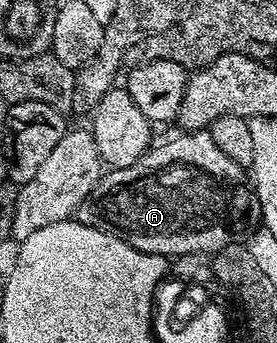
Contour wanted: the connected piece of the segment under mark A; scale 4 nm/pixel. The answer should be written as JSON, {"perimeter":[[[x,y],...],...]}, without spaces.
{"perimeter":[[[209,129],[182,132],[179,135],[179,138],[174,138],[163,146],[151,145],[146,154],[136,160],[136,164],[103,173],[89,198],[108,206],[104,218],[112,224],[118,224],[118,238],[142,254],[214,256],[227,246],[241,243],[241,238],[246,238],[248,232],[259,225],[258,199],[254,197],[247,171],[228,160],[228,156],[224,156],[224,152],[220,152],[220,148],[212,144]]]}

